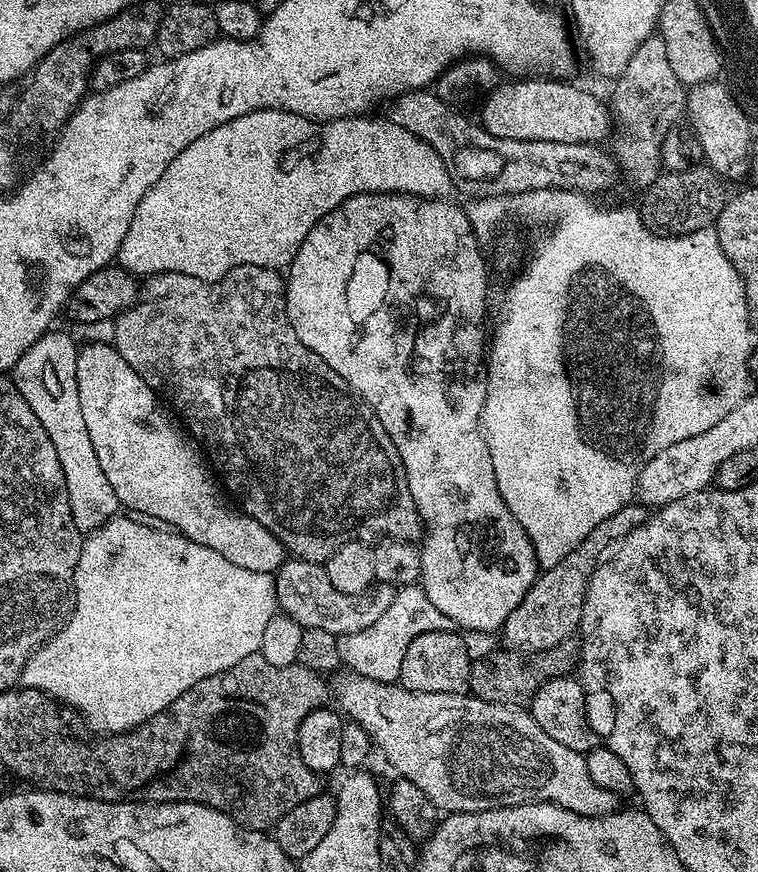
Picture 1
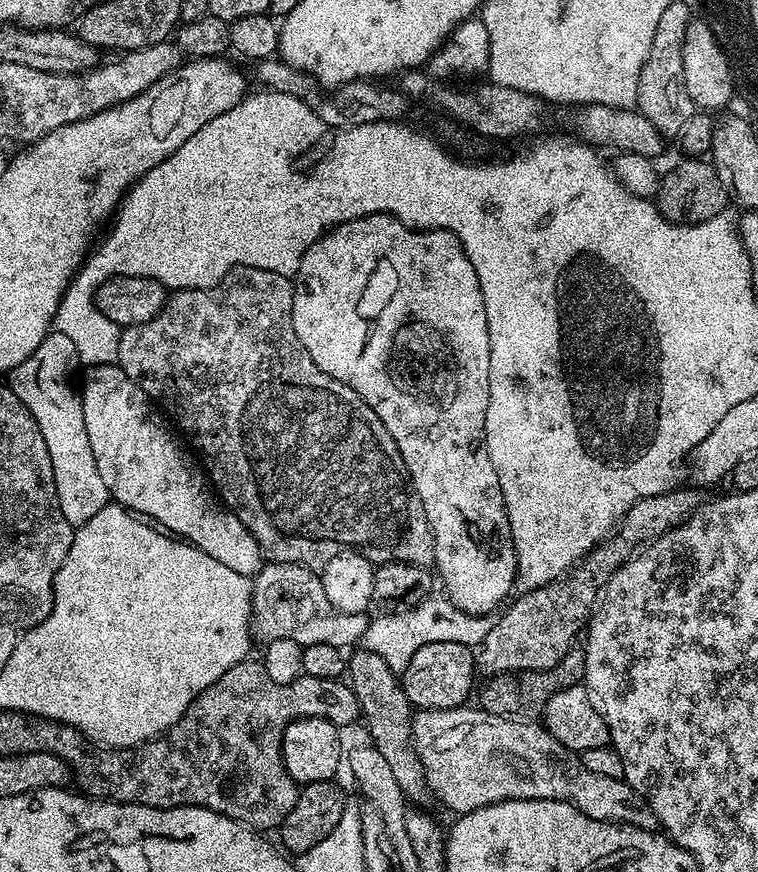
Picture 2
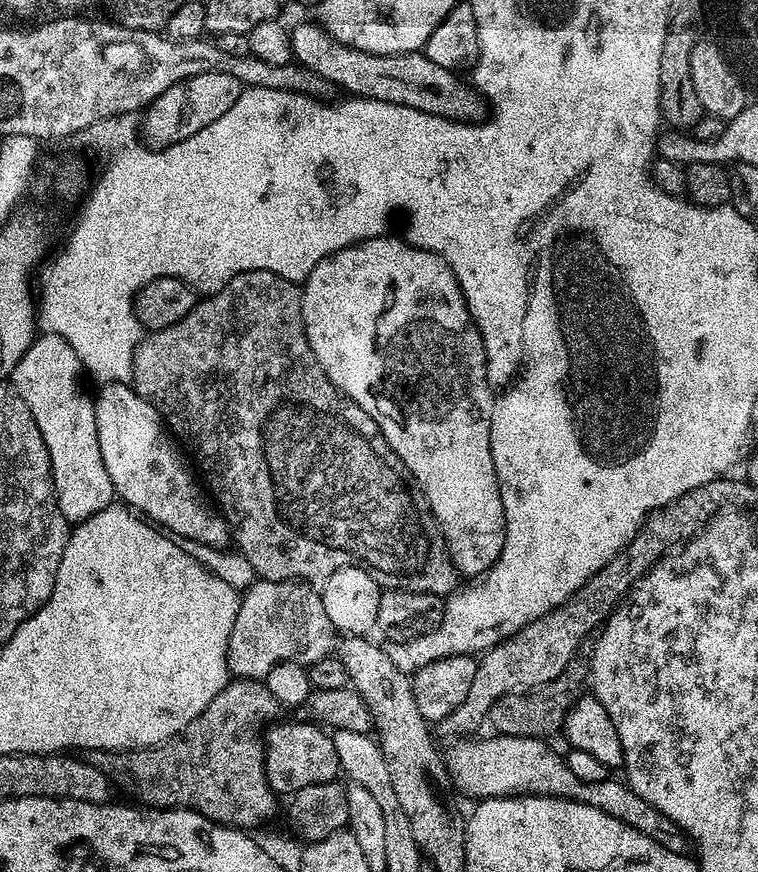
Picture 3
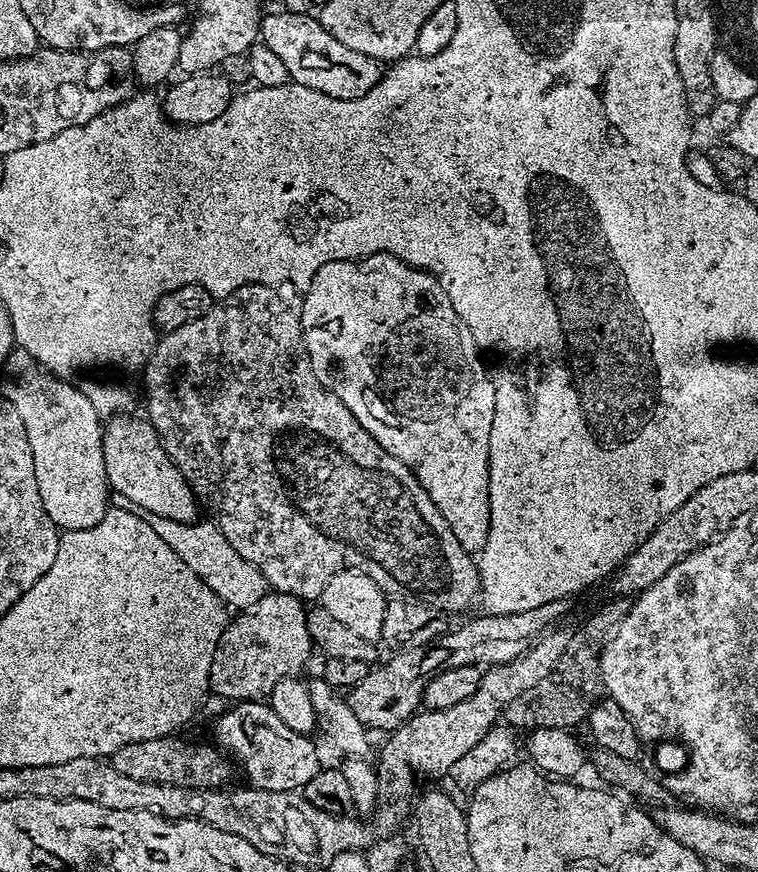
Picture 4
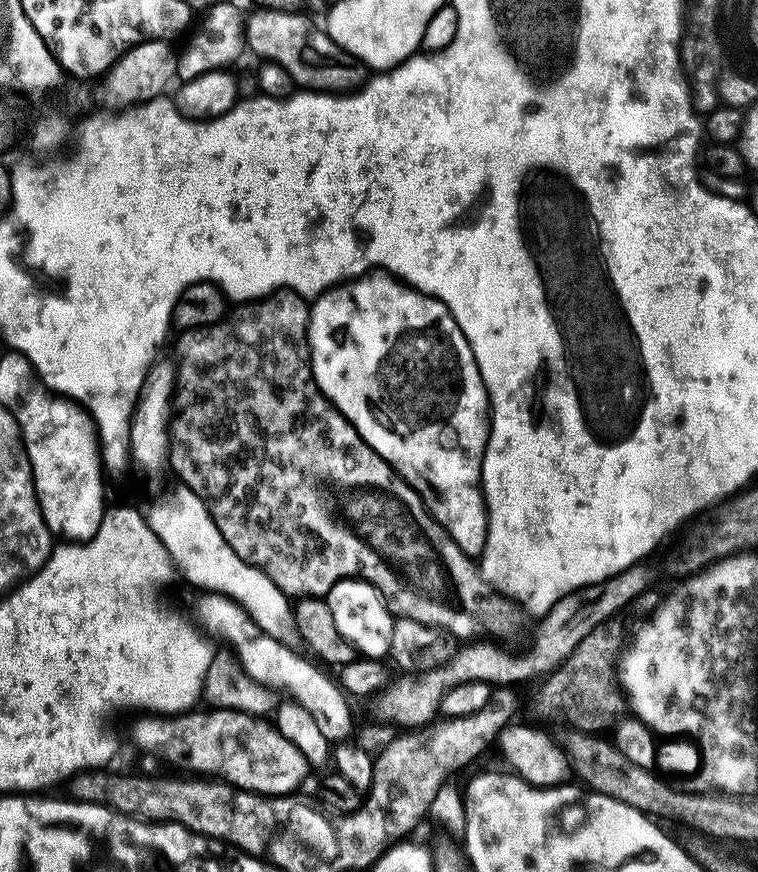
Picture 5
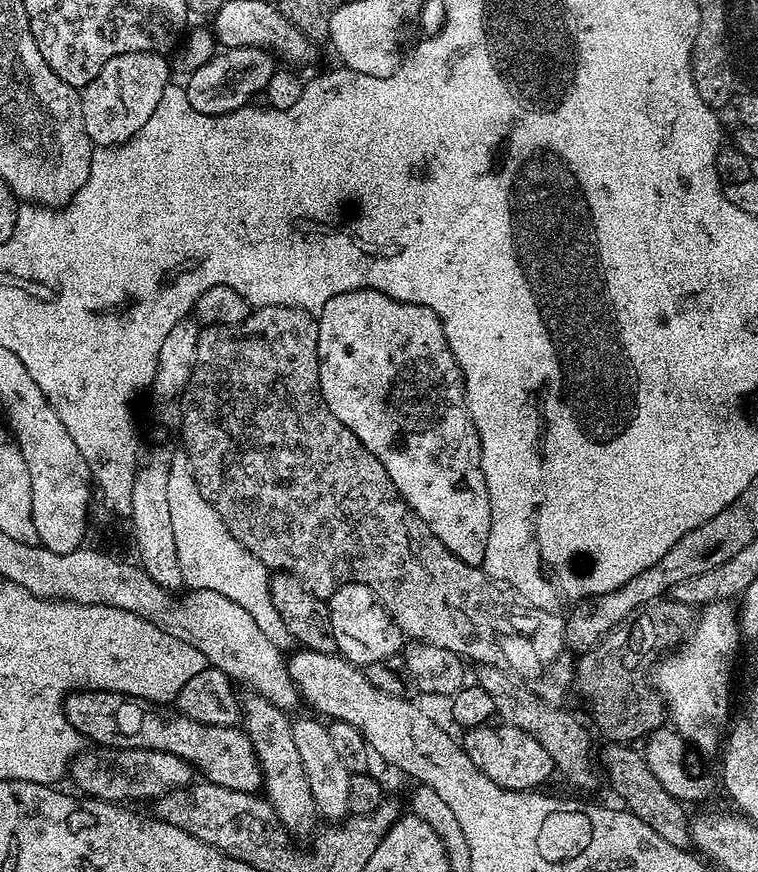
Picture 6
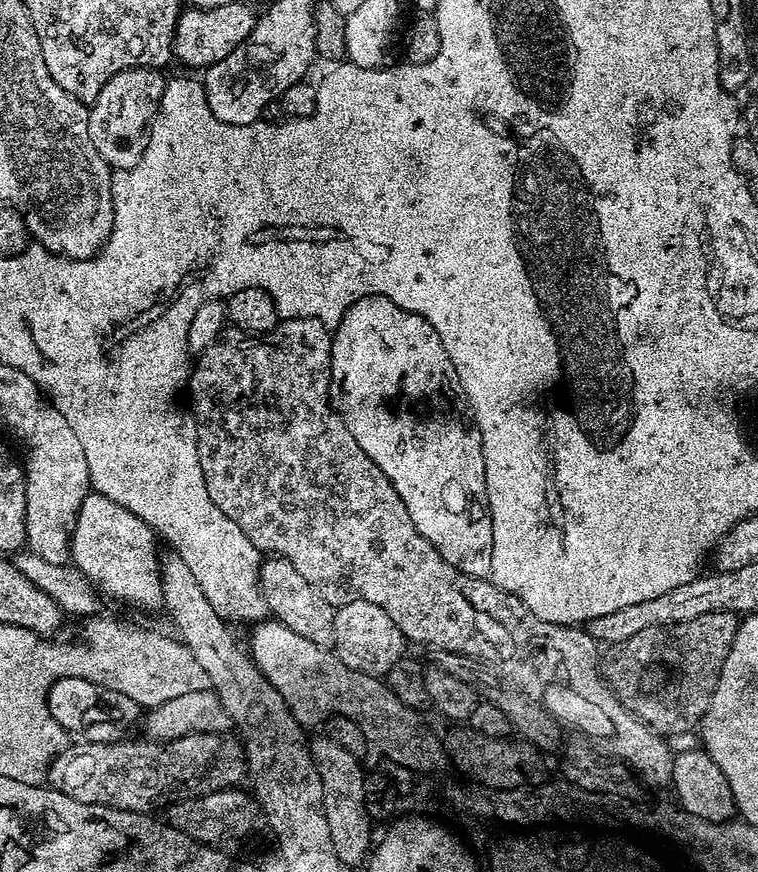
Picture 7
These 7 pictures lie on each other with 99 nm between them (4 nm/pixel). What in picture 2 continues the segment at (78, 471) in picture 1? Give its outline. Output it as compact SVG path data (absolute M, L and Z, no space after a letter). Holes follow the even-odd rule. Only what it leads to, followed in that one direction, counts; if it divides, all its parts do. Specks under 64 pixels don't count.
M55 330L10 373L12 395L20 399L21 404L38 422L42 438L46 438L46 450L50 454L50 466L54 466L54 486L58 494L58 506L73 526L79 526L94 518L110 502L106 482L98 474L98 462L90 450L90 438L86 438L86 418L82 414L80 392L72 385L72 375L76 372L78 357L74 342L66 334Z

